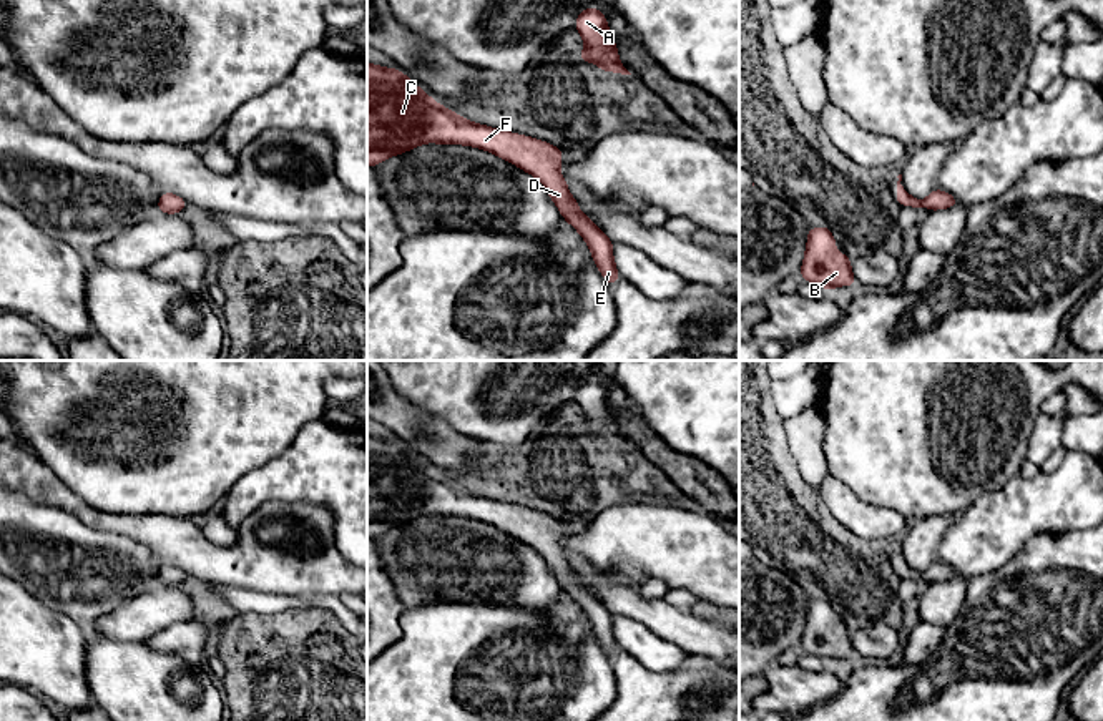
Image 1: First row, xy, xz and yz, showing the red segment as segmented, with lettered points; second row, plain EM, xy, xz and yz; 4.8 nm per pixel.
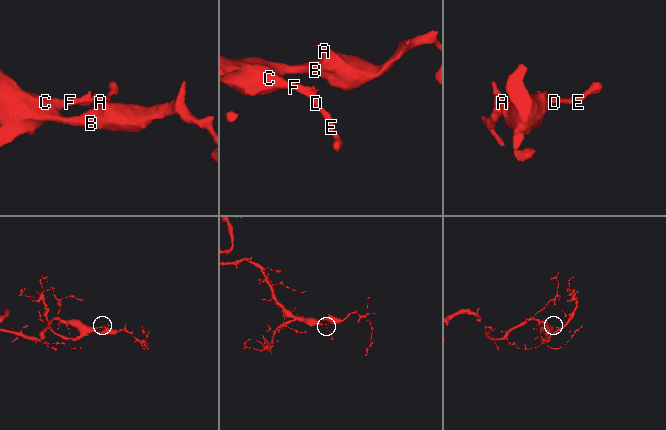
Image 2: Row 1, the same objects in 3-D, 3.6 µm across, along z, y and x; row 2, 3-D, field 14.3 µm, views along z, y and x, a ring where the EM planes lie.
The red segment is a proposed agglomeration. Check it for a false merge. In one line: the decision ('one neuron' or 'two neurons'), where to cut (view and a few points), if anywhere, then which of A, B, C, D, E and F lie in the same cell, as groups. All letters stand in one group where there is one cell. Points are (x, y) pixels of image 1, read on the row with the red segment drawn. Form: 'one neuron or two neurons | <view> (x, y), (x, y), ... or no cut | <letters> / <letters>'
one neuron | no cut | A B C D E F

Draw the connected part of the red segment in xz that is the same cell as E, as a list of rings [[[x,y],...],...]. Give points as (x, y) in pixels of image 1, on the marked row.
[[[367,63],[367,166],[424,143],[482,148],[533,174],[563,219],[581,234],[605,281],[613,286],[620,279],[611,239],[580,211],[566,179],[558,173],[563,150],[468,121],[434,101],[397,68]]]

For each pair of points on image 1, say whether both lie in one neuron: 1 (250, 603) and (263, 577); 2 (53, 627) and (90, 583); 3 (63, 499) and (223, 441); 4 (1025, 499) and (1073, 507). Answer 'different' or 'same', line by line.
1: different
2: different
3: different
4: same

